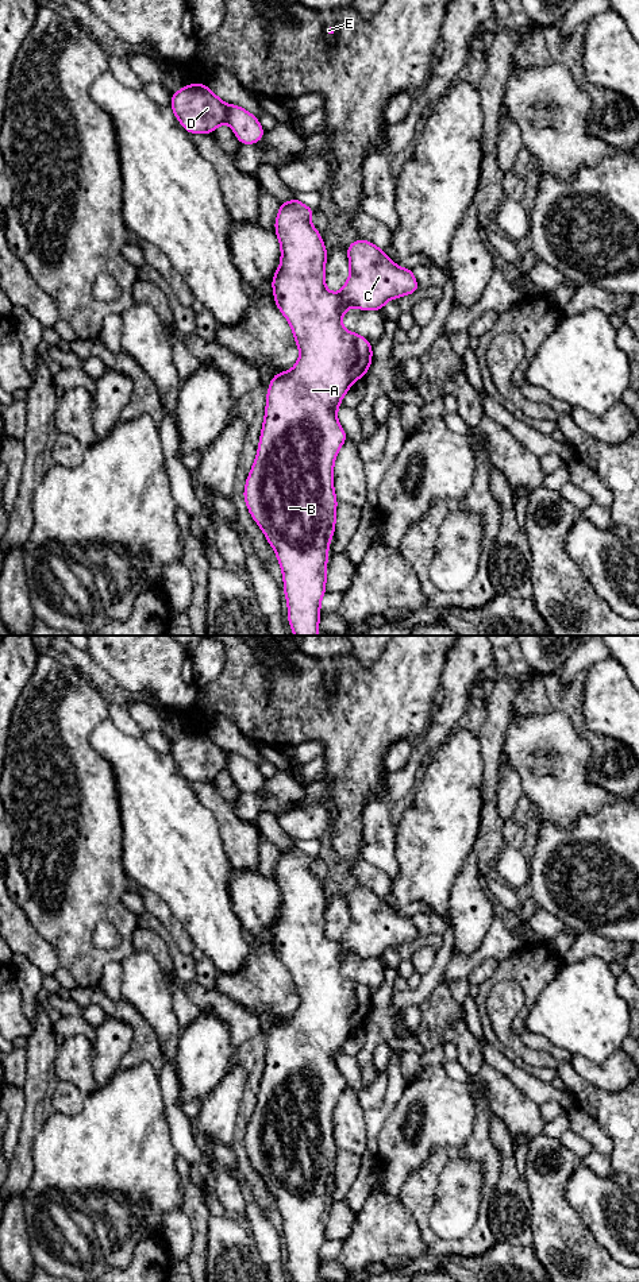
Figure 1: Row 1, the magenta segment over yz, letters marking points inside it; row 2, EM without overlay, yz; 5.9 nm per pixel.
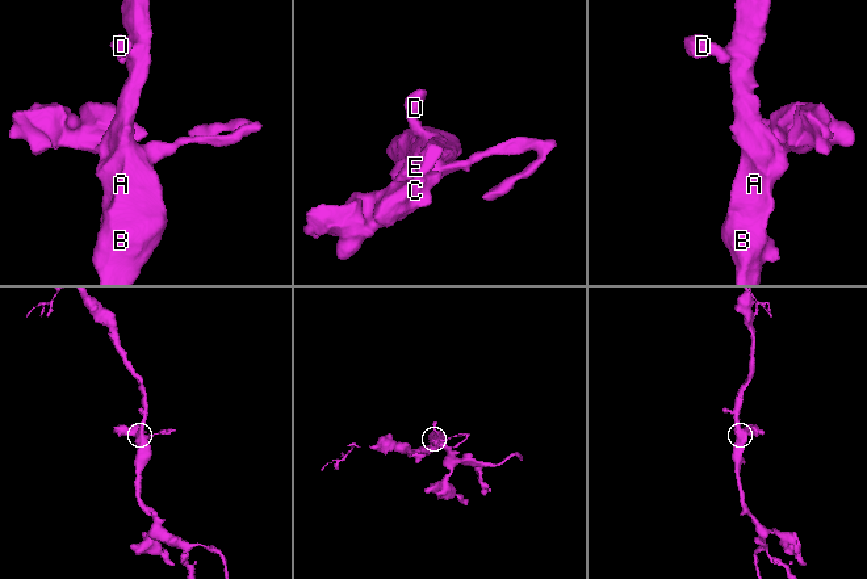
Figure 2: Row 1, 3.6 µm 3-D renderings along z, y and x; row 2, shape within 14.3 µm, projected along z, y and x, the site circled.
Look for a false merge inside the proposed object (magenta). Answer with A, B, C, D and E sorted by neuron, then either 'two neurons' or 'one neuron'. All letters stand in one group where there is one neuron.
A B C D E | one neuron

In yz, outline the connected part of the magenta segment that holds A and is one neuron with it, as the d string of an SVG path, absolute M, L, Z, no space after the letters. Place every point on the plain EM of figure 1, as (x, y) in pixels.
M293 845L289 850L280 850L280 860L274 869L281 893L280 915L272 927L274 950L290 972L300 1005L290 1019L277 1020L269 1031L258 1100L243 1140L250 1163L262 1177L282 1217L288 1270L293 1282L319 1282L320 1248L327 1239L328 1193L334 1185L336 1169L334 1109L347 1088L336 1066L336 1058L353 1030L361 1027L372 1013L373 995L366 985L346 978L342 974L342 964L351 953L365 959L381 958L389 947L420 937L412 916L399 915L380 895L357 887L346 896L350 910L349 927L339 941L330 941L324 927L327 897L319 879L309 869L315 860L316 857L308 856Z

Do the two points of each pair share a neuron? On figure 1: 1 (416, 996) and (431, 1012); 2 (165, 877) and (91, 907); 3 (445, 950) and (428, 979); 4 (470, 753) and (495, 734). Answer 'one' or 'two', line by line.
1: two
2: two
3: one
4: two

